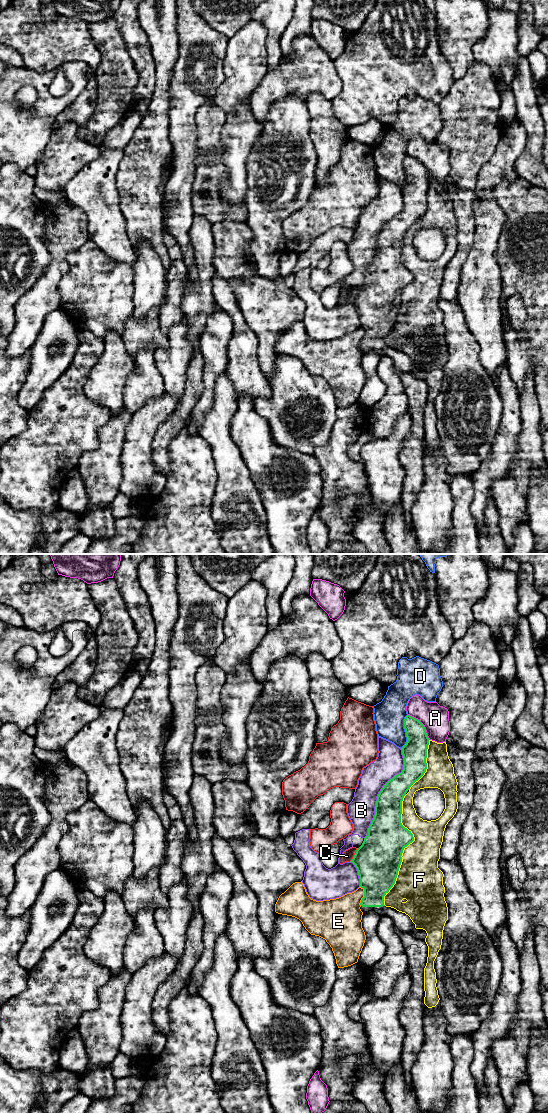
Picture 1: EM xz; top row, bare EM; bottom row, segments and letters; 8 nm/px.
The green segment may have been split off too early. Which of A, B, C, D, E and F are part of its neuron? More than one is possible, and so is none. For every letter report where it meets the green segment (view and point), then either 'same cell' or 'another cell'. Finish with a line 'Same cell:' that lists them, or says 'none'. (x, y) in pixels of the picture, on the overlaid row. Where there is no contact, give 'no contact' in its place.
A: xz (423, 725) | another cell
B: xz (379, 792) | another cell
C: xz (354, 855) | another cell
D: xz (405, 731) | another cell
E: xz (364, 896) | another cell
F: xz (403, 849) | another cell
Same cell: none

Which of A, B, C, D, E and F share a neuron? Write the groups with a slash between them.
A / B / C / D / E / F

